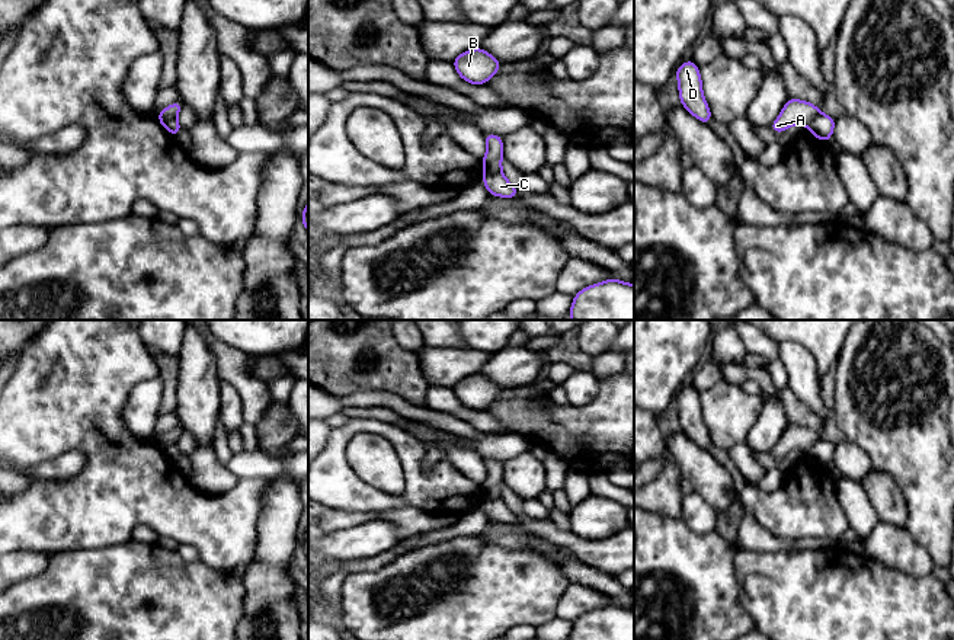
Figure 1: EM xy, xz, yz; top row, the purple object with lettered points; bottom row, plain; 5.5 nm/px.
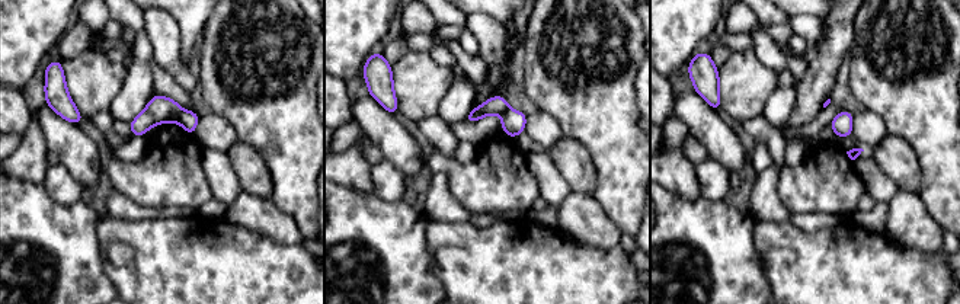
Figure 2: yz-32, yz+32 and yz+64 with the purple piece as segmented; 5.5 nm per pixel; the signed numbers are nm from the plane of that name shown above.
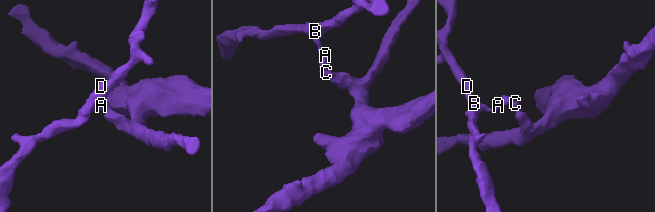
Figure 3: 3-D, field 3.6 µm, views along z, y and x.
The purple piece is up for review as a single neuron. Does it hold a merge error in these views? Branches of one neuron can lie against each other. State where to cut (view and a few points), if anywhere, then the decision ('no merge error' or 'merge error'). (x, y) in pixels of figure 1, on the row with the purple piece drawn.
xy (175, 117), (159, 120) | merge error

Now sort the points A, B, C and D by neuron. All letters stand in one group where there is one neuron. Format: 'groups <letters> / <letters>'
groups A B D / C

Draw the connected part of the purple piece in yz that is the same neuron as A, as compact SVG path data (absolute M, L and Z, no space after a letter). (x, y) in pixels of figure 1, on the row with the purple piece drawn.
M788 97L778 118L769 125L775 134L784 132L791 125L806 125L820 112L817 106L810 102Z

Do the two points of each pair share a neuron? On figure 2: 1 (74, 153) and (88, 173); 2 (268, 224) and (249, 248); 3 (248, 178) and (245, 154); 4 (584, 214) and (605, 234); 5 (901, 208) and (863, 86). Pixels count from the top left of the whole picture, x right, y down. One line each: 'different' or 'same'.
1: same
2: different
3: same
4: same
5: different

